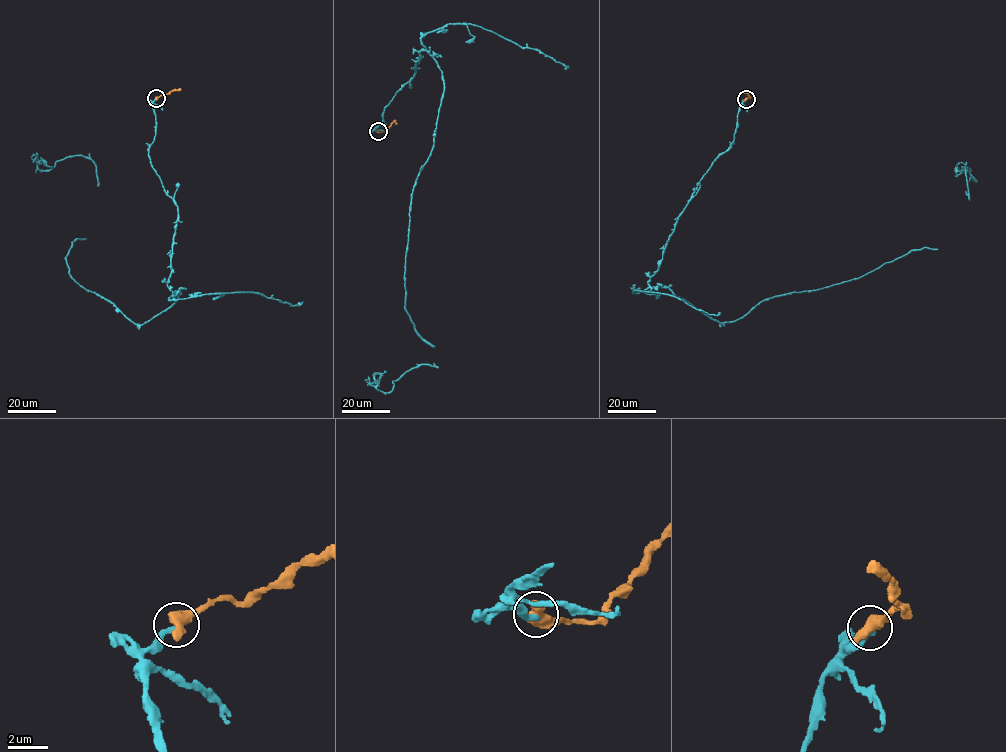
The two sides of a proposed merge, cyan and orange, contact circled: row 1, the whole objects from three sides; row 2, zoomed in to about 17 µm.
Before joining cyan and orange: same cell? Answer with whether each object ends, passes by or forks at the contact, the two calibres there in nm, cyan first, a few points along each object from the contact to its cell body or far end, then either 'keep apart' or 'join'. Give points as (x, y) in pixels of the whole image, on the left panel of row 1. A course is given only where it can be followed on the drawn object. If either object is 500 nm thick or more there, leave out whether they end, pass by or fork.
280 nm thick on the cyan side, 700 nm on the other; cyan runs (156, 98), (148, 150), (176, 206), (179, 291), (147, 321), (69, 275), (96, 165), (37, 164), (52, 167); orange runs (156, 98), (180, 89); keep apart

